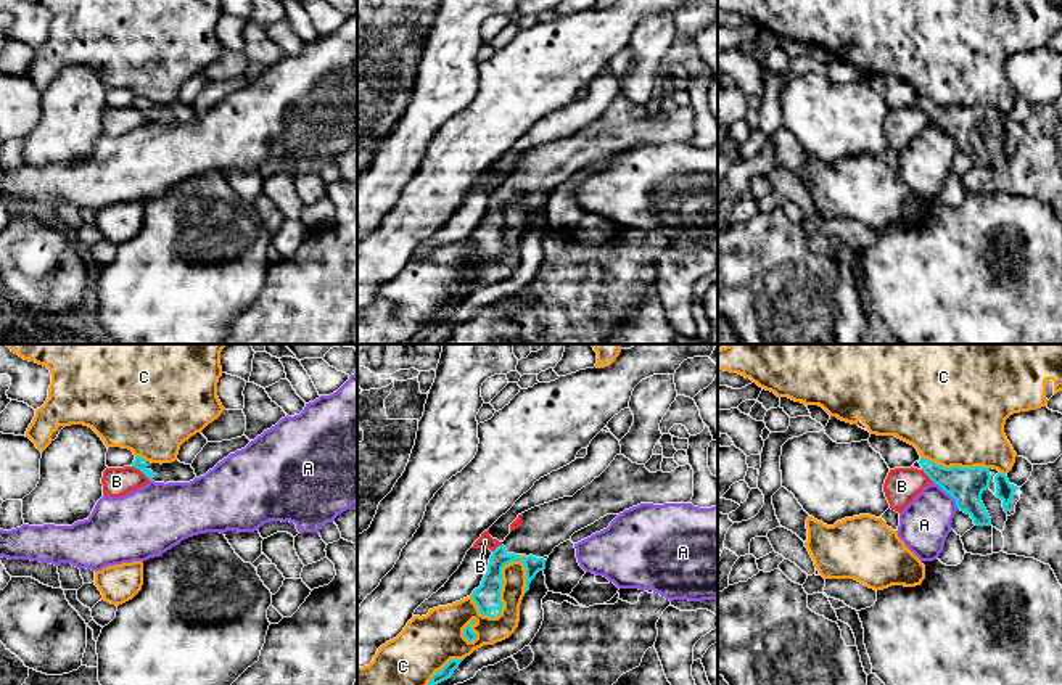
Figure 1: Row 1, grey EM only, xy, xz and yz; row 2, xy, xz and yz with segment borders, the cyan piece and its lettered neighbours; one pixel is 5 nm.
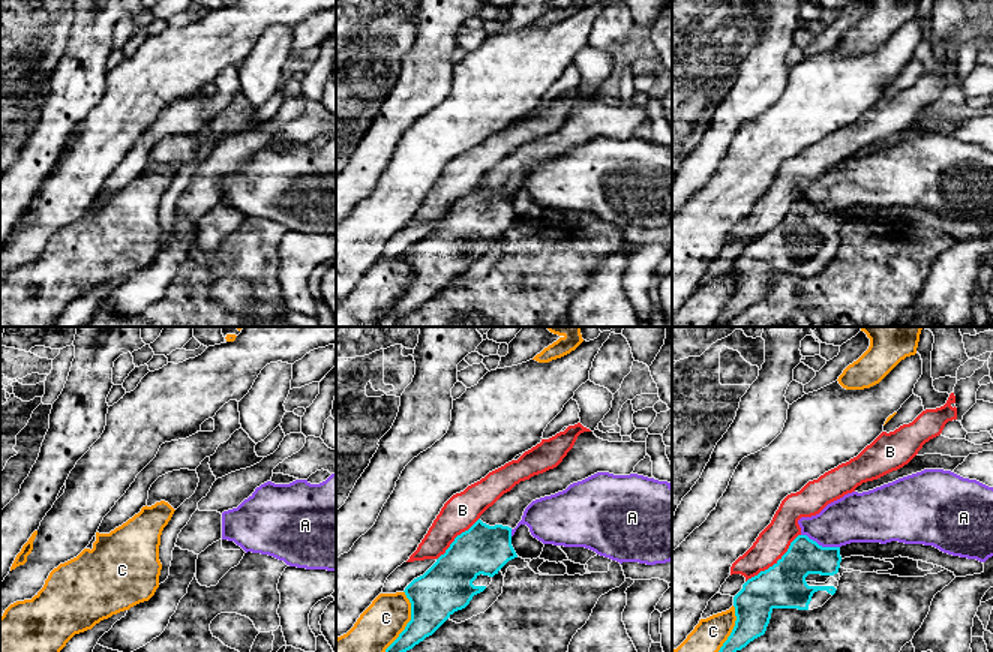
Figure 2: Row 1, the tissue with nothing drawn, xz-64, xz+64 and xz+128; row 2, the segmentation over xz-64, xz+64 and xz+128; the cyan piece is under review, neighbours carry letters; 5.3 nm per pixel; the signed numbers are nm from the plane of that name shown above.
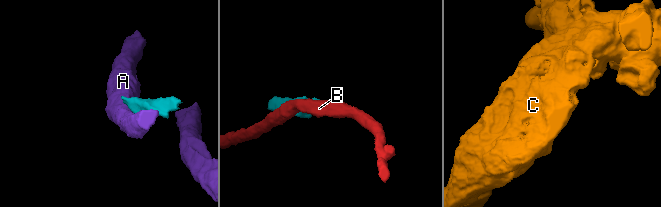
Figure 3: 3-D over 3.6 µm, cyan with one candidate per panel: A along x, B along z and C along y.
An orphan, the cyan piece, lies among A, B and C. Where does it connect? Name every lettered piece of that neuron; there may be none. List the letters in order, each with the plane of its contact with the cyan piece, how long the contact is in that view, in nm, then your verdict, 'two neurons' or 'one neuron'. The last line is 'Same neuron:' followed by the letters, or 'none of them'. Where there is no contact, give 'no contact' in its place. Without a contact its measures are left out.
A: meets cyan in yz; contact 190 nm long; two neurons
B: meets cyan in xy; contact 120 nm long; two neurons
C: meets cyan in xz; contact 380 nm long; two neurons
Same neuron: none of them

